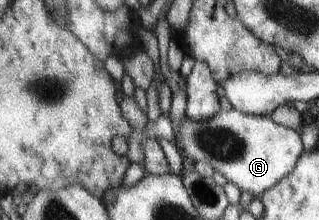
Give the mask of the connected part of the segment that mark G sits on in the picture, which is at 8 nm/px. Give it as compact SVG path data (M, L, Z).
M233 108L221 110L207 121L196 122L187 117L180 125L180 141L190 164L196 161L209 163L227 182L253 197L261 196L282 180L303 151L295 130L280 126L269 116L250 116Z

